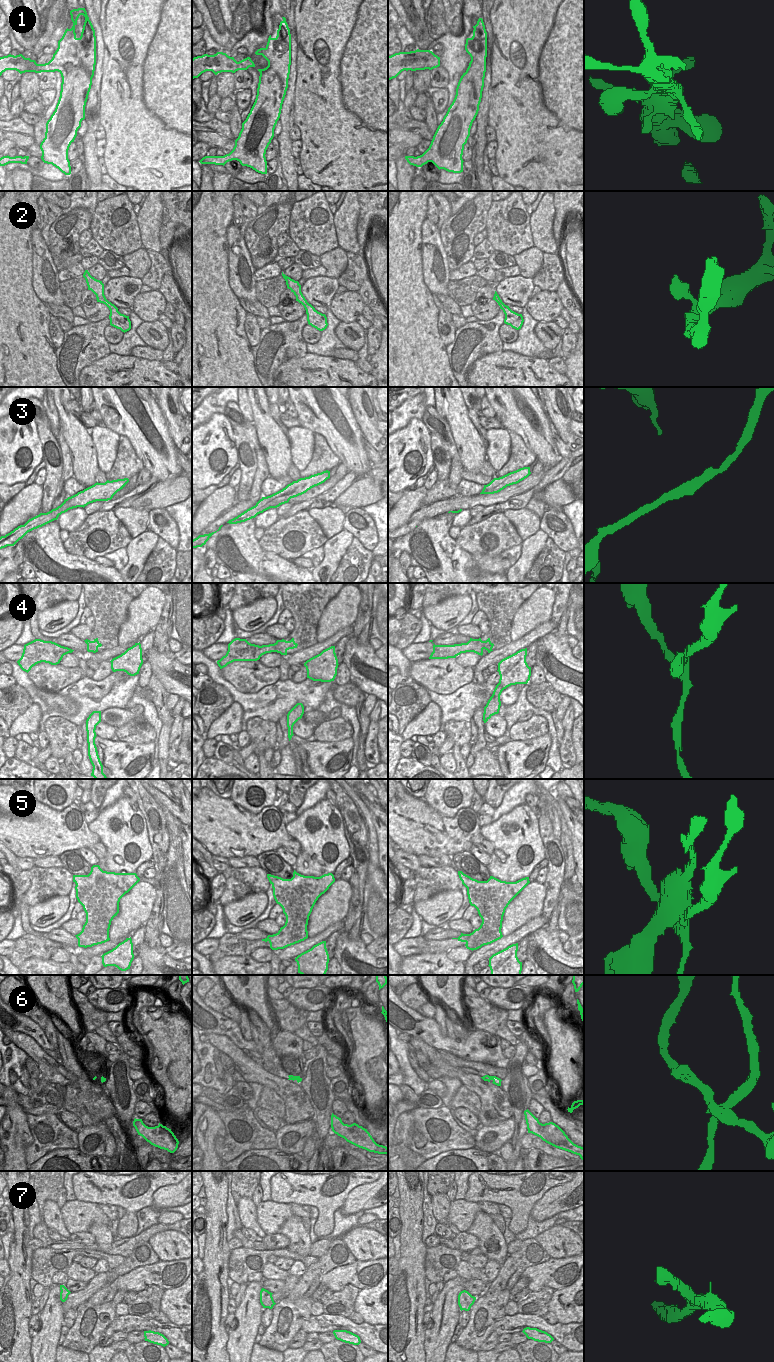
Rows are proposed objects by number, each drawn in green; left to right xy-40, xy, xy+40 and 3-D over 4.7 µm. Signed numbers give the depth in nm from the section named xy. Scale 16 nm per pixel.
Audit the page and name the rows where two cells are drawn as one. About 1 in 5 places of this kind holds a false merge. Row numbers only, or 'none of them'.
4, 5, 6

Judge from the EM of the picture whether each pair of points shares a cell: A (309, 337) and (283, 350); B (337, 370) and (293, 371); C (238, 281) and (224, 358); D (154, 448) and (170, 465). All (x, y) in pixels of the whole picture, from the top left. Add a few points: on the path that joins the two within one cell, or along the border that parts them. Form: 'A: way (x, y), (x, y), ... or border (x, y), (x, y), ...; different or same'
A: border (307, 323), (302, 330), (302, 338), (306, 343); different
B: way (326, 371), (324, 373), (304, 373); same
C: border (228, 273), (228, 285), (238, 299); different
D: way (158, 452), (166, 461); same

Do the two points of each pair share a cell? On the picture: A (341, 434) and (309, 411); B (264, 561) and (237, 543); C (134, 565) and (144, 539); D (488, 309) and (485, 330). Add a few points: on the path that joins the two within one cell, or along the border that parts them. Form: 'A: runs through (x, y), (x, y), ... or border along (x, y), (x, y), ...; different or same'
A: runs through (333, 426), (324, 417), (317, 417); same
B: runs through (257, 561), (244, 550); same
C: runs through (136, 559), (138, 549), (142, 545); same
D: border along (500, 309), (492, 318), (478, 320); different

